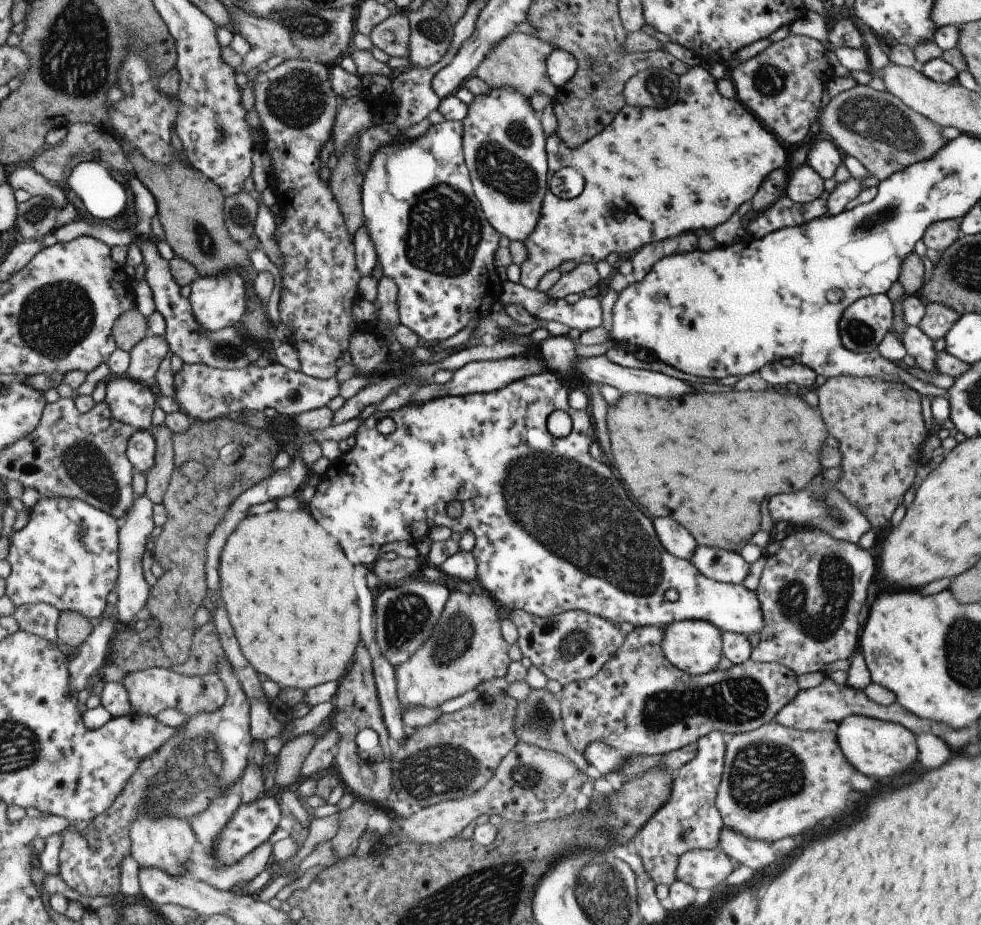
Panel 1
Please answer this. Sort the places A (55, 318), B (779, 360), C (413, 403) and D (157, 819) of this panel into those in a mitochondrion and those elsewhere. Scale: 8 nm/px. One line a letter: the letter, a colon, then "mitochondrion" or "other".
A: mitochondrion
B: other
C: other
D: mitochondrion

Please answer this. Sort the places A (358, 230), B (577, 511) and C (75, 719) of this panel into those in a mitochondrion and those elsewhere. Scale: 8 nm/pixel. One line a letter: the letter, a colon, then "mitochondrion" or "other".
A: other
B: mitochondrion
C: other

